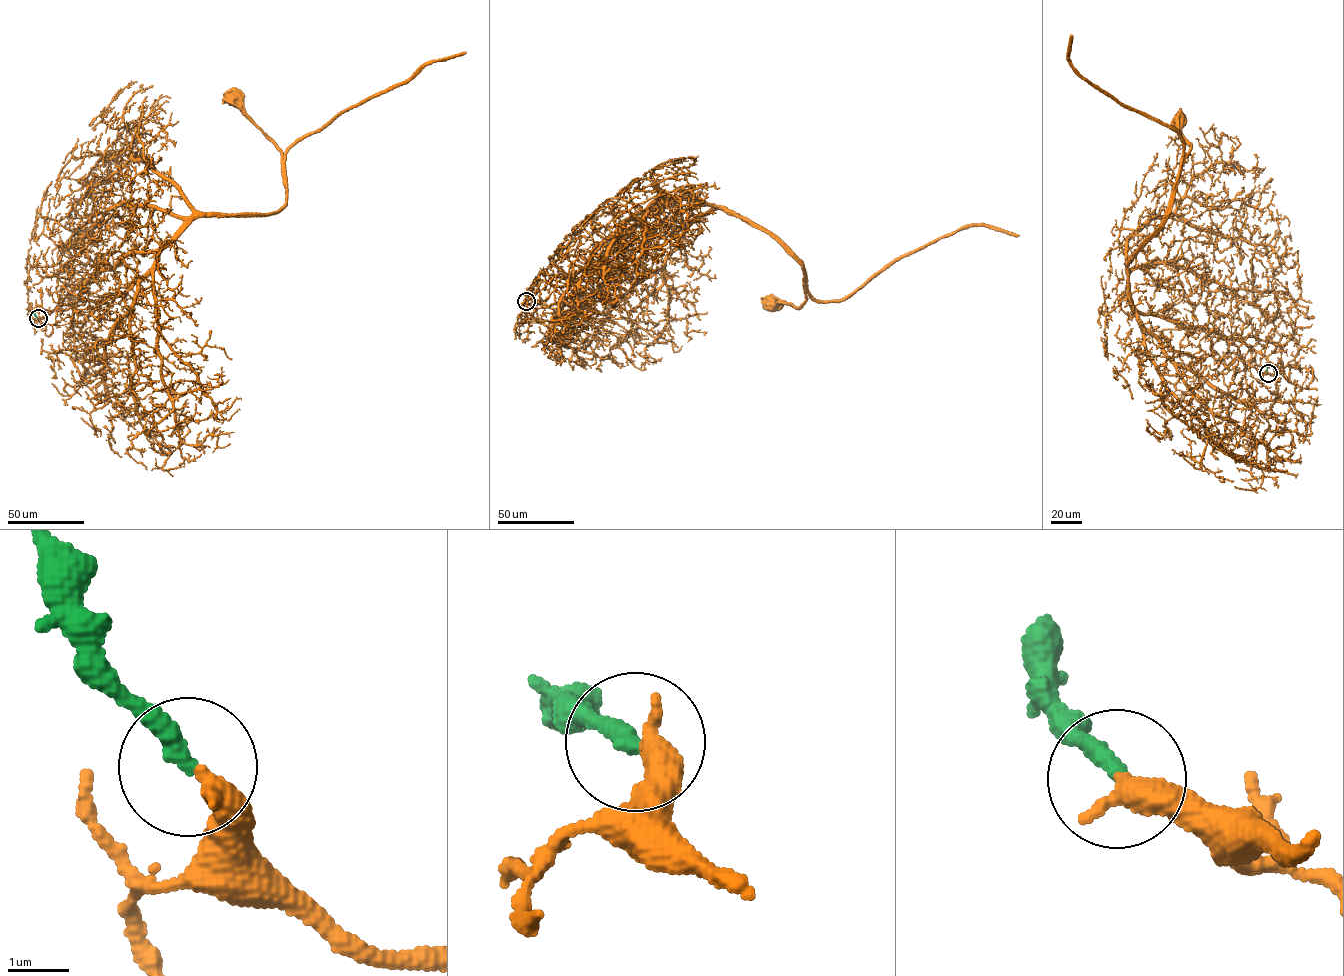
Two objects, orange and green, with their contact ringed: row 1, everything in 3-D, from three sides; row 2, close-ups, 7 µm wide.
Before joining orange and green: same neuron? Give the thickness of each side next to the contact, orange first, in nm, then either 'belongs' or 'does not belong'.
400/300 nm | belongs

